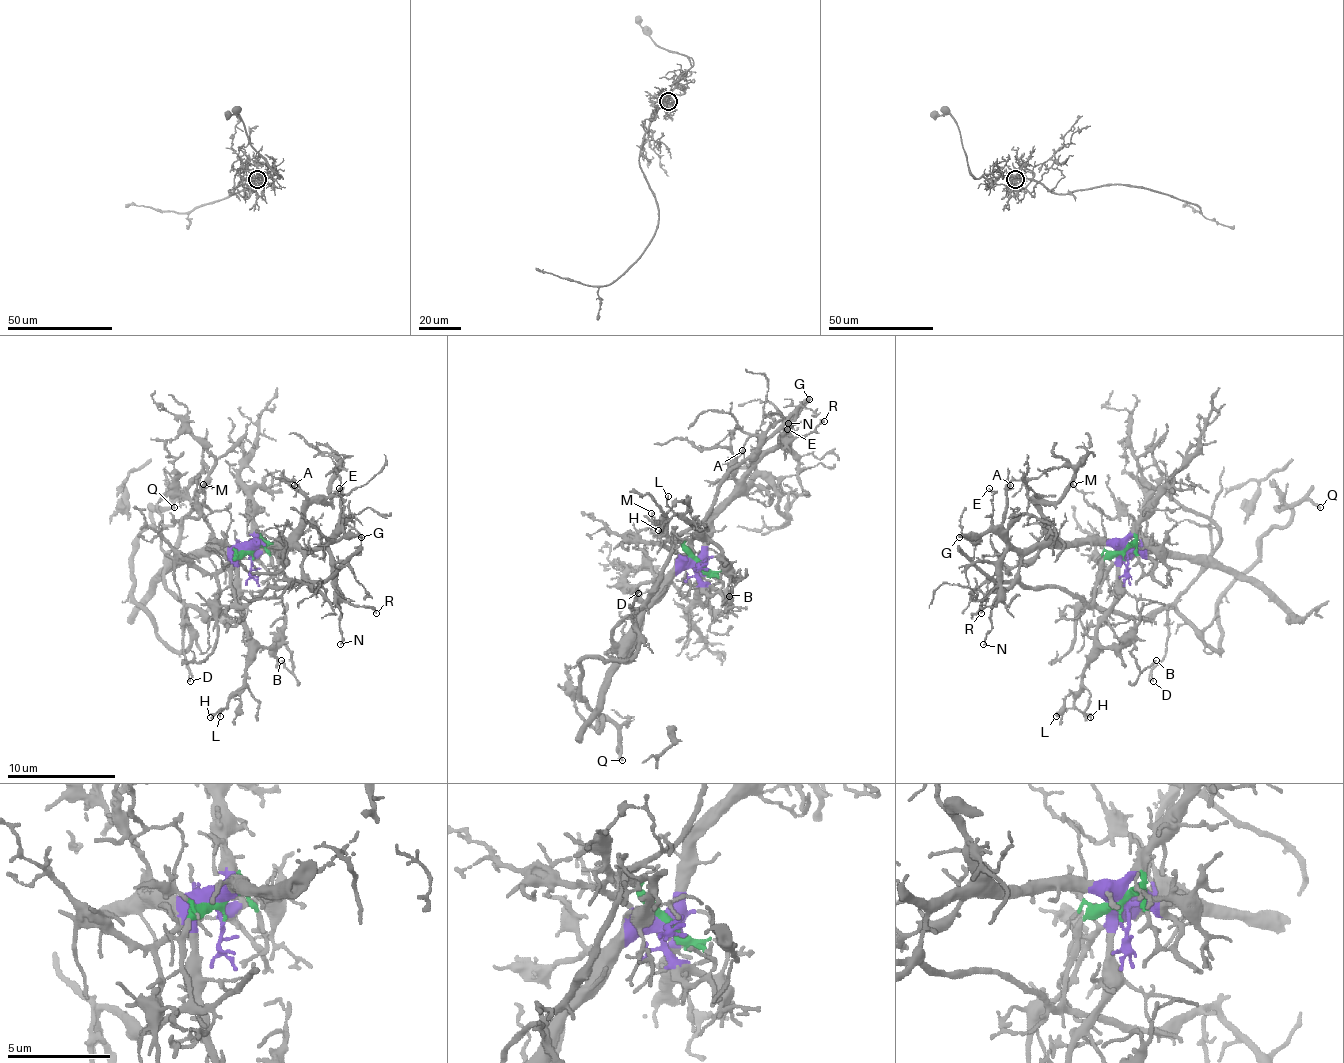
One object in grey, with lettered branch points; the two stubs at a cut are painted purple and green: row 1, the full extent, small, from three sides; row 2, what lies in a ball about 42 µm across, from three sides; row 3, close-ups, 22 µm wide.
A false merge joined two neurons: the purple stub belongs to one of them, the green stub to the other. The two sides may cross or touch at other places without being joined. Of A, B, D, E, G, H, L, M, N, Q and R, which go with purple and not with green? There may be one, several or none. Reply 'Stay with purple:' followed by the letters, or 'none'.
Stay with purple: A, B, E, G, H, L, N, R

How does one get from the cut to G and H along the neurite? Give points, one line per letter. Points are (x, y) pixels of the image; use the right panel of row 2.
G: (1124, 562), (1126, 557), (1110, 546), (1034, 543), (1015, 549), (999, 532), (972, 532), (958, 538)
H: (1124, 562), (1124, 554), (1118, 559), (1118, 603), (1097, 630), (1097, 657), (1083, 673), (1075, 706), (1091, 717)

